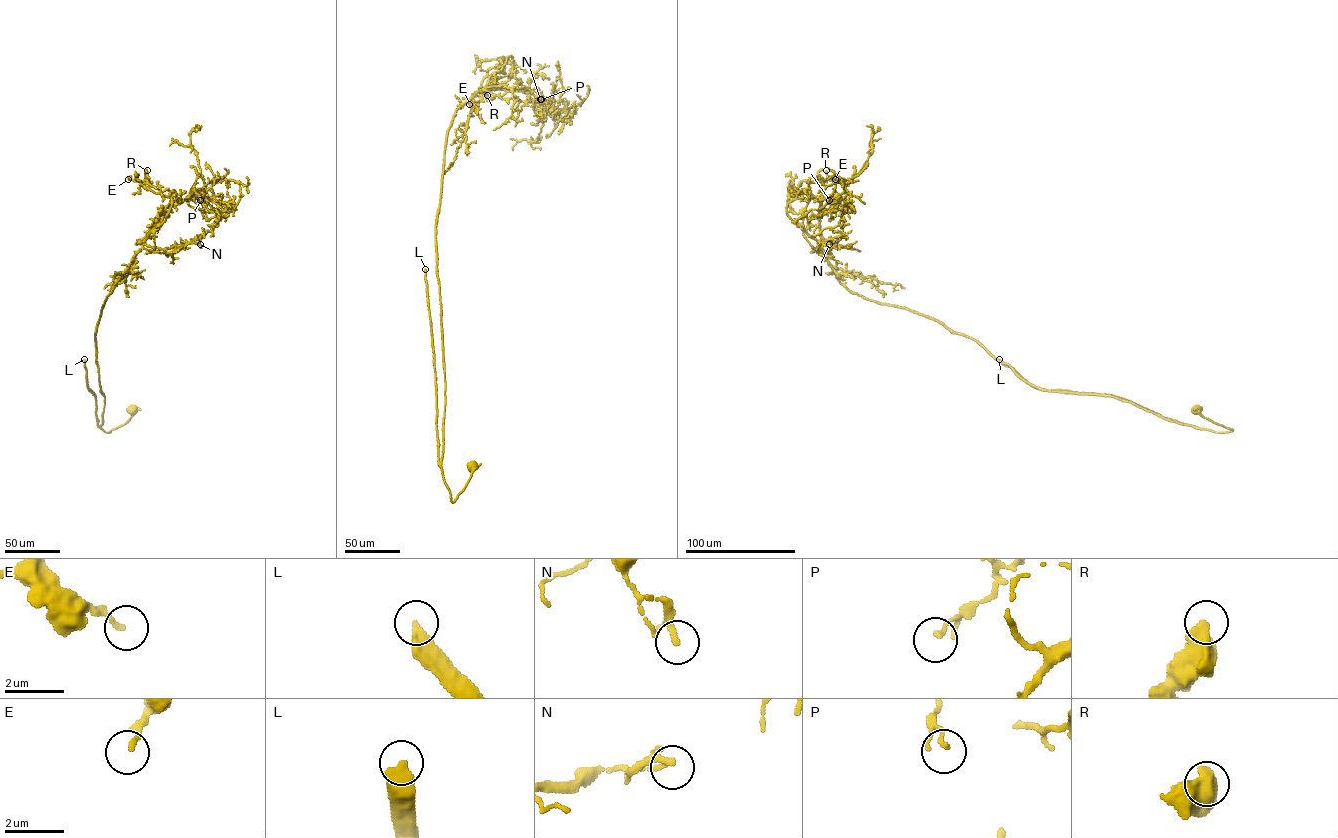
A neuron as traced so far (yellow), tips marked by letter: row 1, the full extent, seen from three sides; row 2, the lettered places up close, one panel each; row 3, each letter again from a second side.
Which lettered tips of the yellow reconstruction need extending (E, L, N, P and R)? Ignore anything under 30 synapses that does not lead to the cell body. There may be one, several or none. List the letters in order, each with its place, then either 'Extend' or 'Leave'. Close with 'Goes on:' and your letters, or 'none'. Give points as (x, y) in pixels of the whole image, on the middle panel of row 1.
E: Place: (469, 104). Leave
L: Place: (425, 269). Extend
N: Place: (540, 99). Leave
P: Place: (541, 99). Leave
R: Place: (487, 95). Leave
Goes on: L

